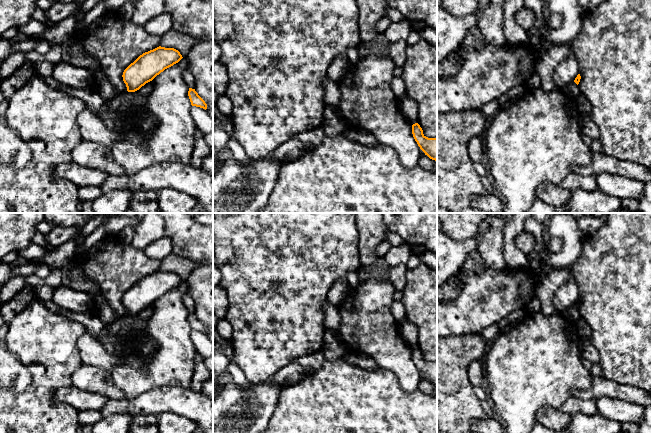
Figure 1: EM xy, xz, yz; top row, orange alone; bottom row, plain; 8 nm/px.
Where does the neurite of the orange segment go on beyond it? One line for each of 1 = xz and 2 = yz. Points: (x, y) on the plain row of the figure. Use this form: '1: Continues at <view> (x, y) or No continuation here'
1: No continuation here
2: No continuation here

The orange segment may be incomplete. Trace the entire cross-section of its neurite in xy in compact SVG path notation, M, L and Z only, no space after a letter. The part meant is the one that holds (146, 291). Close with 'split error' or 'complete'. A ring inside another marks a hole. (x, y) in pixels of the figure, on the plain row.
M161 270L143 277L123 296L122 301L127 315L135 316L139 314L182 282L178 274Z; complete

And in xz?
M418 347L412 349L412 358L420 373L430 383L437 385L437 362L428 362Z; complete

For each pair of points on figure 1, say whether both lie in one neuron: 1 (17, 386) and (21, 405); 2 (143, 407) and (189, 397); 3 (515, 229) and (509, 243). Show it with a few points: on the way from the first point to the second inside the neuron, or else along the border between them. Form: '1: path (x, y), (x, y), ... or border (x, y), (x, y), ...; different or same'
1: border (28, 387), (20, 392), (10, 390); different
2: path (154, 402), (160, 399), (178, 399); same
3: path (512, 232), (509, 235), (509, 240); same

